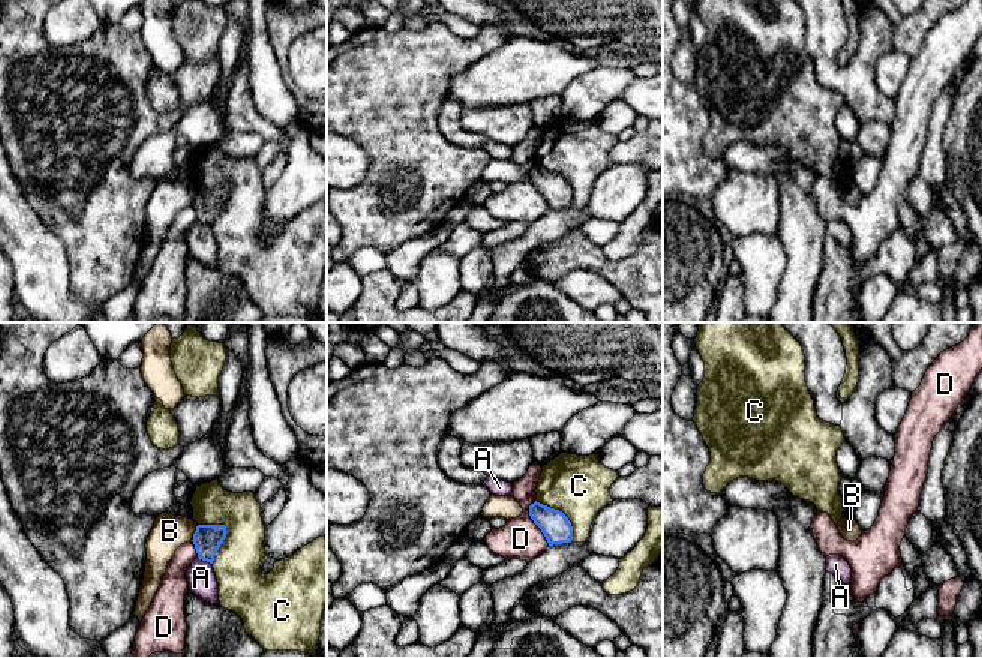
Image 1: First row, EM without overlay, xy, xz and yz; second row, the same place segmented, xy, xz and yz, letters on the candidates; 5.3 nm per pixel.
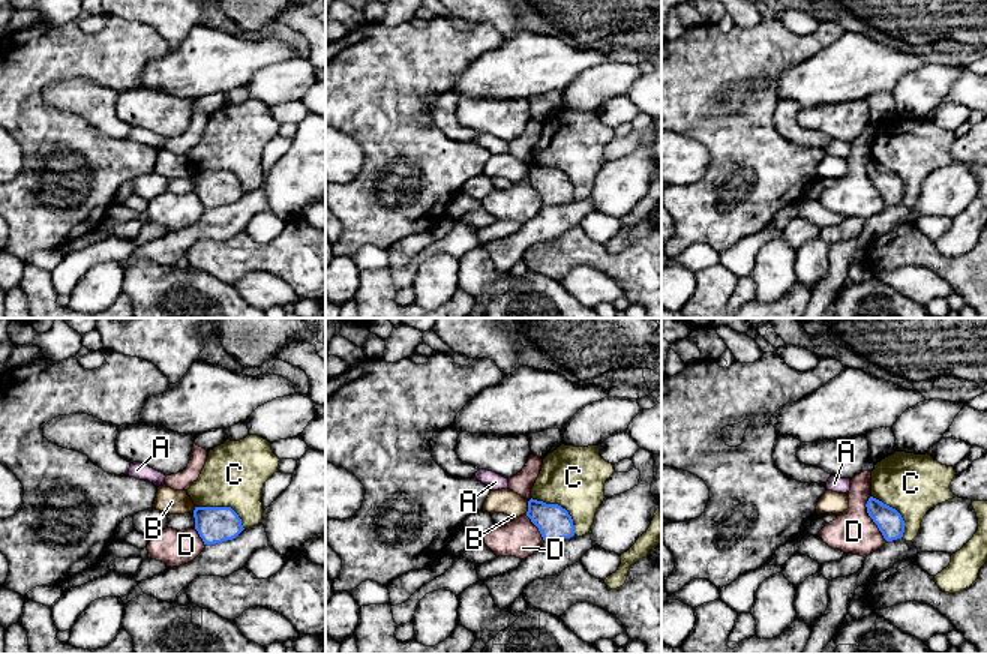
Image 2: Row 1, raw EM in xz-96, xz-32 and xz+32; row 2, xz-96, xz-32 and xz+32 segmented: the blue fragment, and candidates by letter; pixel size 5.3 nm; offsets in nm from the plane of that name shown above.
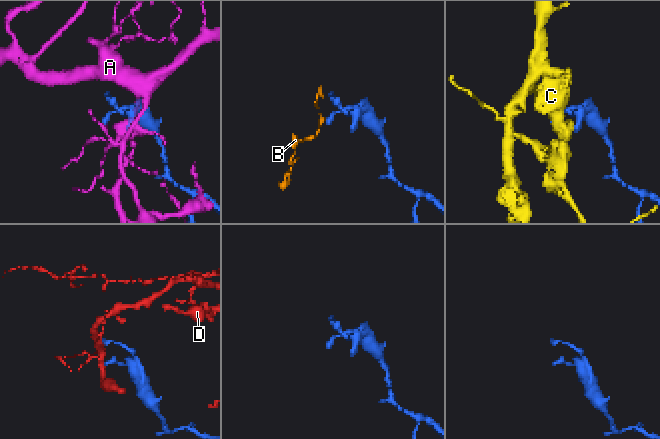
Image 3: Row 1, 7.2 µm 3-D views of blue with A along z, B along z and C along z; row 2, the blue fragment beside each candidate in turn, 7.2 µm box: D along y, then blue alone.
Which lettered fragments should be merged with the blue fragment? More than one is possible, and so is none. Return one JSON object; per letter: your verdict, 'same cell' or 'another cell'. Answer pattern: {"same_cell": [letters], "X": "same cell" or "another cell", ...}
{"same_cell": [], "A": "another cell", "B": "another cell", "C": "another cell", "D": "another cell"}

